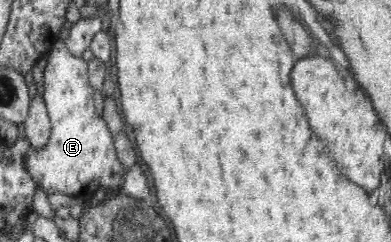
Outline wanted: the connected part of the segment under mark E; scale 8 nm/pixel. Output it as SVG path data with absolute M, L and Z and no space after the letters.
M58 40L49 51L48 63L44 67L44 94L51 121L50 139L40 148L32 148L28 155L27 169L36 185L41 185L44 192L64 193L75 197L80 202L90 198L99 187L112 188L121 185L125 169L118 160L115 141L103 118L98 116L94 105L94 90L88 81L87 65L83 58L76 57L66 49L65 40Z

